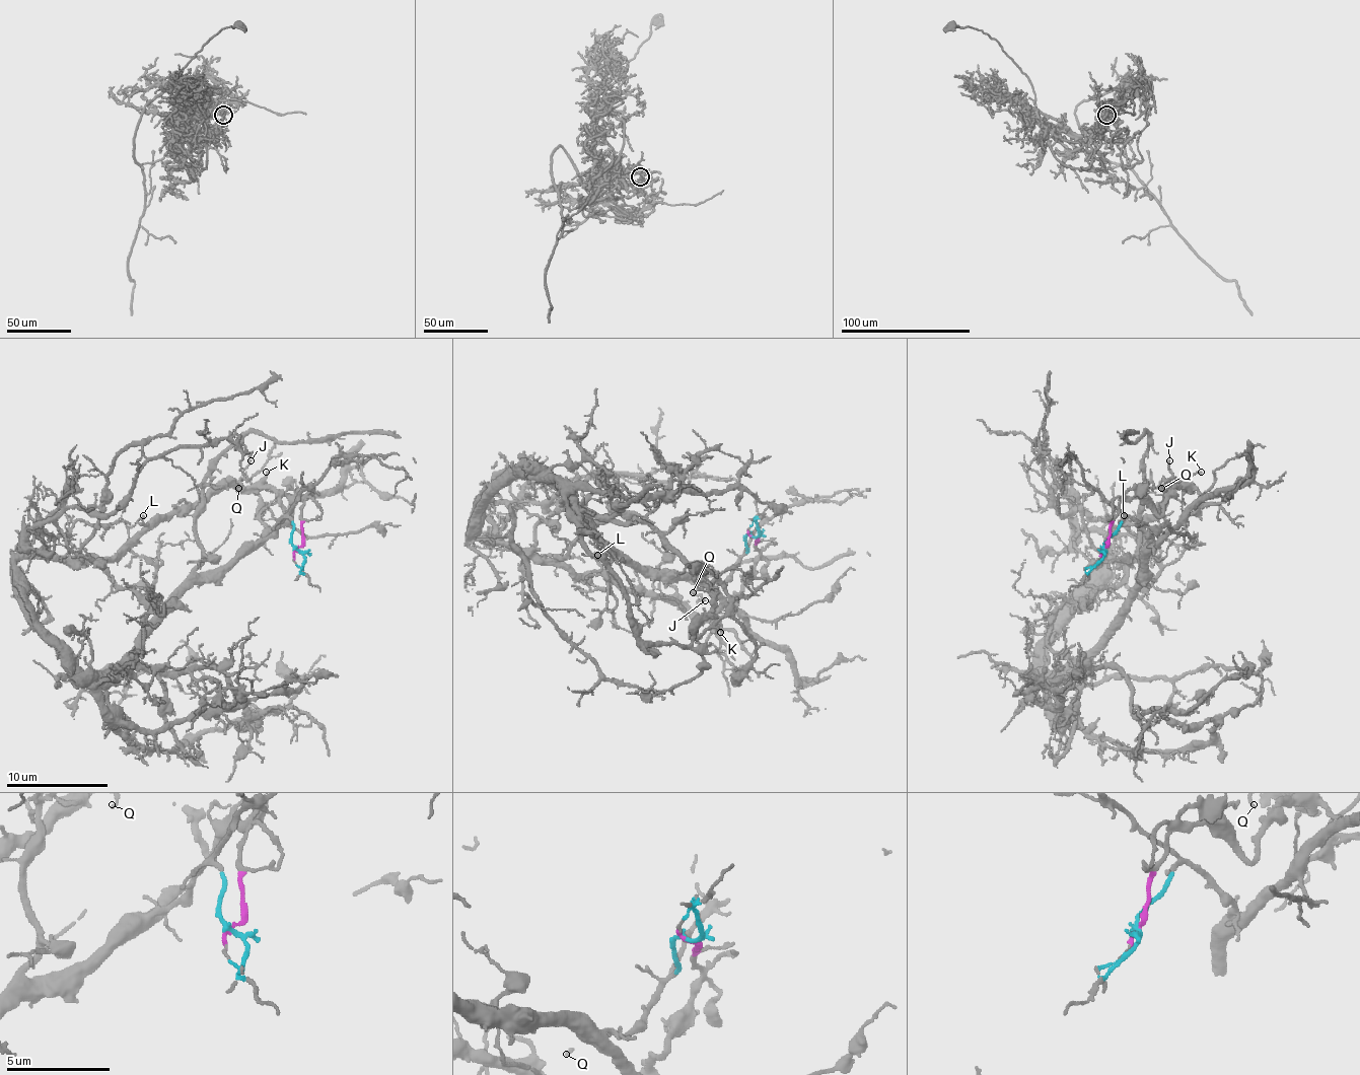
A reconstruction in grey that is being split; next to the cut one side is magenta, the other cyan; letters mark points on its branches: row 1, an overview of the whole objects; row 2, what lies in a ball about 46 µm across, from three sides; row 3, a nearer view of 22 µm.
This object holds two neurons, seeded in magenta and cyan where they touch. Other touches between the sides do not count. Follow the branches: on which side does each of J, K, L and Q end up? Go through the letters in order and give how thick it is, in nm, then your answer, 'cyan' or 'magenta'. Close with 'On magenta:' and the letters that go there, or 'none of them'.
J: 120 nm | magenta
K: 130 nm | magenta
L: 90 nm | magenta
Q: 120 nm | magenta
On magenta: J, K, L, Q

